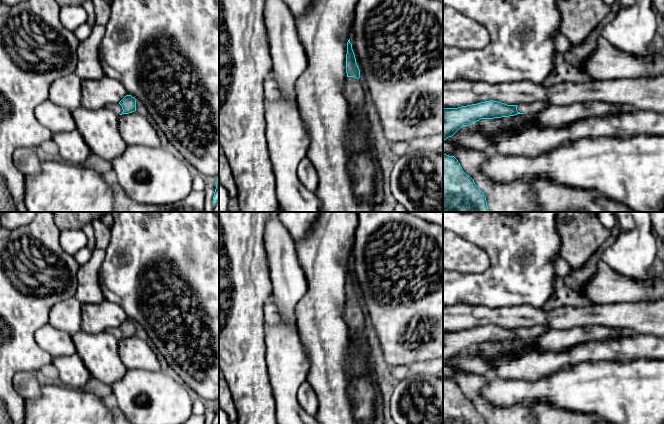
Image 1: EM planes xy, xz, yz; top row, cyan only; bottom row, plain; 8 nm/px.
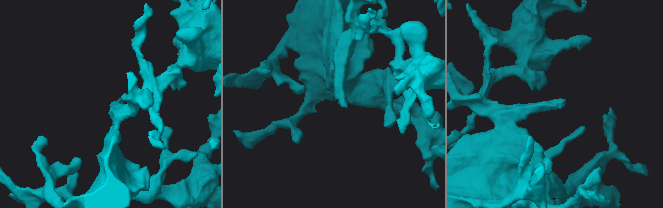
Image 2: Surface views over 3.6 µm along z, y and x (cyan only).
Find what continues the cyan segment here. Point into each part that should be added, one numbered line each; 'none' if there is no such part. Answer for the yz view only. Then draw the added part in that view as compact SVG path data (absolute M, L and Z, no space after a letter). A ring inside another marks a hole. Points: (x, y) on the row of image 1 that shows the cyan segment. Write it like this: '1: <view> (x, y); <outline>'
1: yz (532, 108); M535 101L531 103L518 104L517 111L528 116L532 116L547 106L549 106L549 103L547 101Z

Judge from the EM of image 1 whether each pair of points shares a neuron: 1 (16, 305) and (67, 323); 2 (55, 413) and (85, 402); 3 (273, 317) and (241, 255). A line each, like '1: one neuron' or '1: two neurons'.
1: two neurons
2: one neuron
3: two neurons

